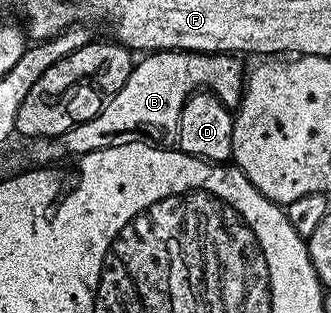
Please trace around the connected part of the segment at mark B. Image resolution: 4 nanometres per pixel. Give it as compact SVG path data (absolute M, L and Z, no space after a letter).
M152 52L143 55L135 63L134 69L128 74L128 82L124 82L122 89L105 104L88 122L80 122L63 136L57 137L56 144L62 152L71 152L74 158L80 158L89 152L107 148L113 144L125 141L127 138L141 138L147 142L166 142L178 131L181 110L191 95L199 90L210 92L230 110L237 109L242 101L244 87L244 68L237 55L211 54L208 52Z

